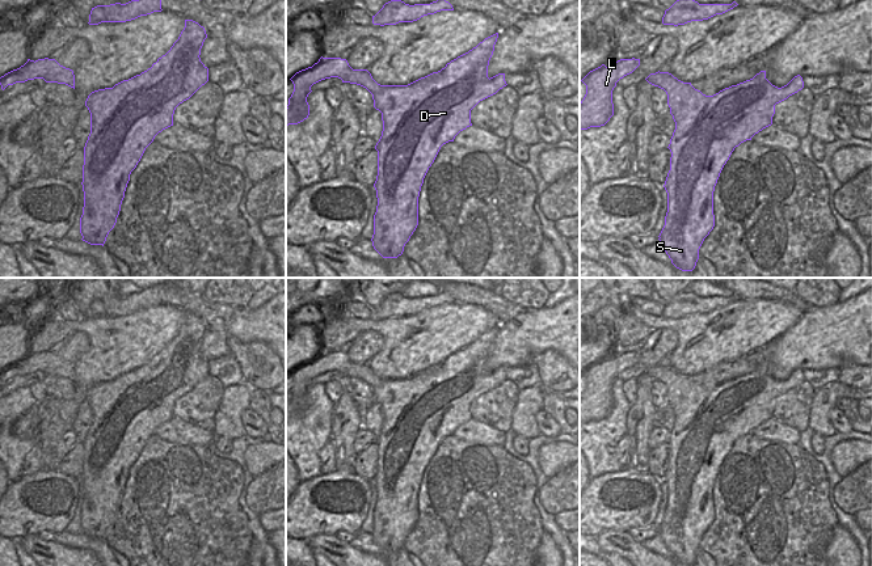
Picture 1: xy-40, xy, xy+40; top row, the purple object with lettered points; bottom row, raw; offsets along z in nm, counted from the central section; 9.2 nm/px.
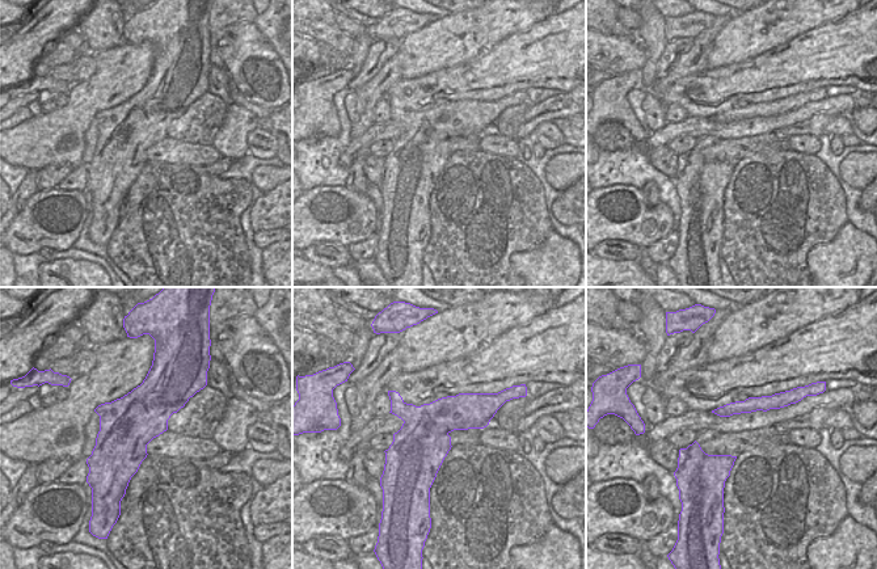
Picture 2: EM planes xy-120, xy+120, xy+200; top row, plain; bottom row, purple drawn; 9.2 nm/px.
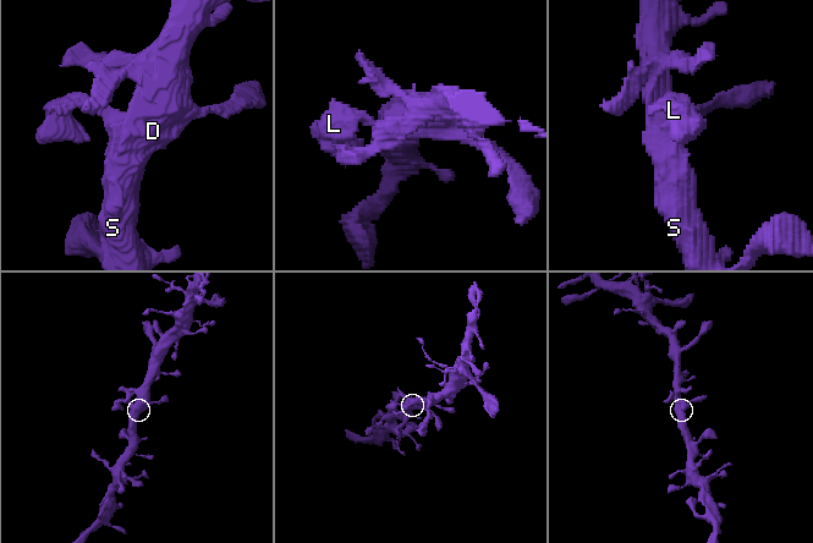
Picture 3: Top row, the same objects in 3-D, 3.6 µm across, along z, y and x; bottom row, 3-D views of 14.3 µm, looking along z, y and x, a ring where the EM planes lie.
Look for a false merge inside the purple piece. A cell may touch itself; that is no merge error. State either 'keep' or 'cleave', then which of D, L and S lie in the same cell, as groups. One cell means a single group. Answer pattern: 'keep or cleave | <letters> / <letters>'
keep | D L S

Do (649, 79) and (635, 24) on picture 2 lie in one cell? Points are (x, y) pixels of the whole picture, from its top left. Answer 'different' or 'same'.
different

